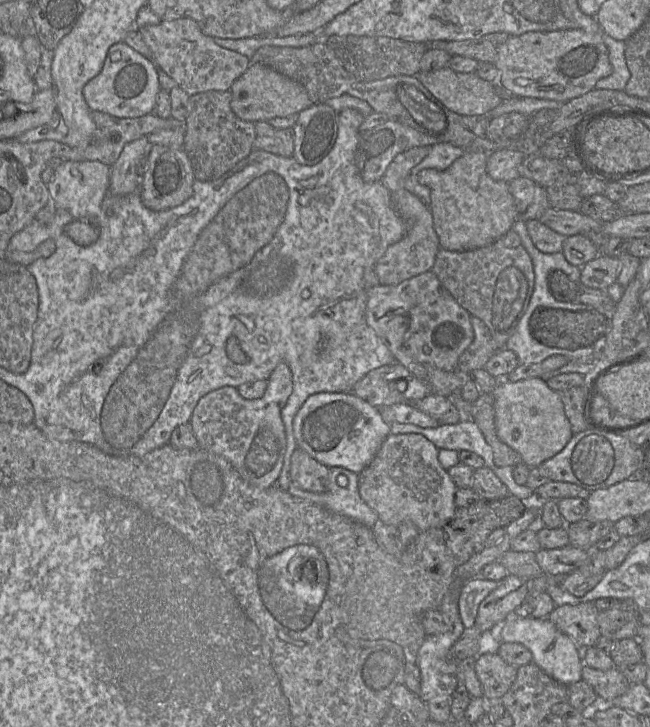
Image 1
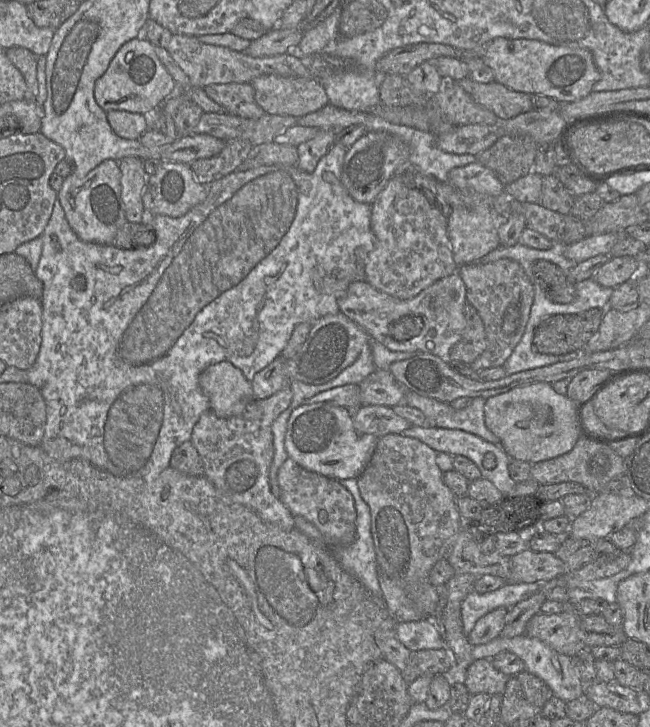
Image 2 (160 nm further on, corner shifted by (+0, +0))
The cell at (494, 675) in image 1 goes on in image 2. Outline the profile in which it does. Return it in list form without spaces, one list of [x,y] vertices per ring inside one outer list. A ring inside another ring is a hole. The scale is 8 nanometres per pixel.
[[[490,659],[474,660],[460,676],[470,695],[502,695],[509,676],[497,670]]]

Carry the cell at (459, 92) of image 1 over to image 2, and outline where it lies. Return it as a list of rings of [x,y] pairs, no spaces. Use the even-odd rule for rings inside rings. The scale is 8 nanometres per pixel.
[[[468,76],[458,81],[446,81],[446,82],[457,82],[457,84],[461,86],[473,98],[473,100],[476,103],[492,111],[498,118],[501,119],[510,119],[519,114],[531,111],[532,109],[534,109],[533,105],[534,95],[541,95],[541,94],[517,92],[507,88],[506,86],[496,81],[489,83],[479,83],[472,80]]]

